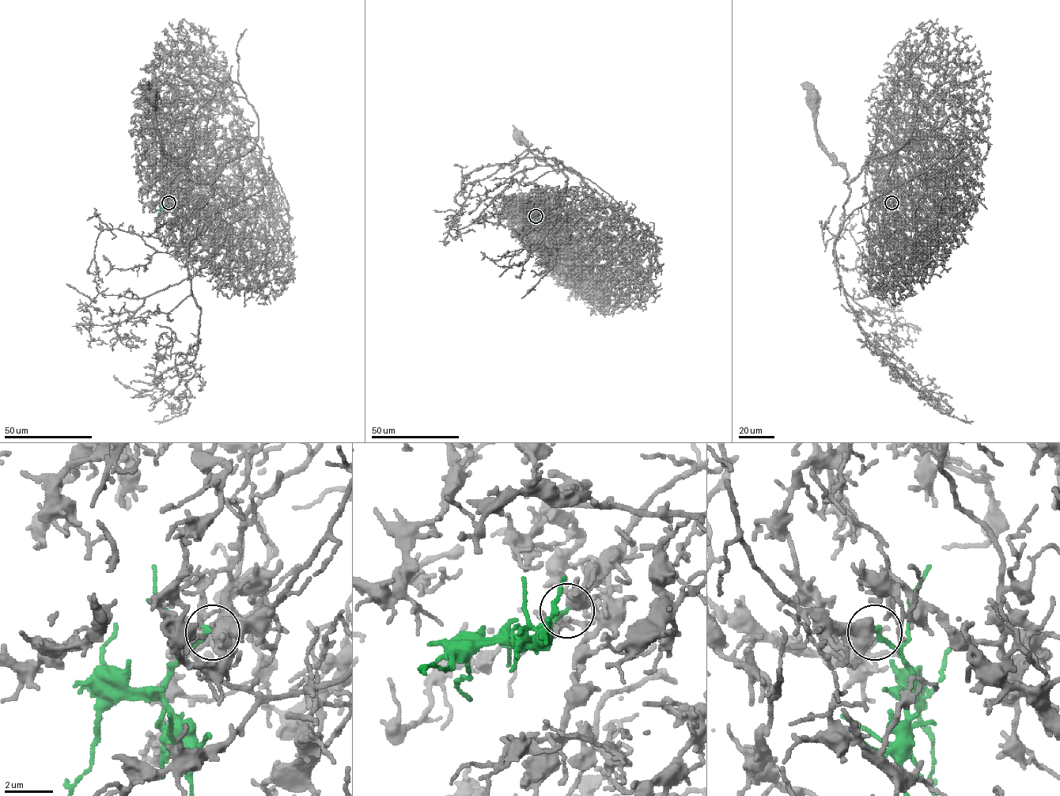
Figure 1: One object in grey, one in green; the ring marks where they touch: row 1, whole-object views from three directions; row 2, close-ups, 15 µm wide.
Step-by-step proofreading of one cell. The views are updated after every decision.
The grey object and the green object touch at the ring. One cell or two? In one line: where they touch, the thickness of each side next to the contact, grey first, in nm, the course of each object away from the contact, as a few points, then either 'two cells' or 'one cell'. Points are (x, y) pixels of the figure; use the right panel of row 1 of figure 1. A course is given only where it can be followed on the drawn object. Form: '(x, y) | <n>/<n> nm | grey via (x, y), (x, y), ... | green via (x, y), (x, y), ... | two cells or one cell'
(891, 202) | 420/240 nm | grey via (891, 202), (882, 181), (916, 138), (845, 183), (847, 172), (817, 133), (812, 96) | green via (892, 202), (895, 217) | one cell

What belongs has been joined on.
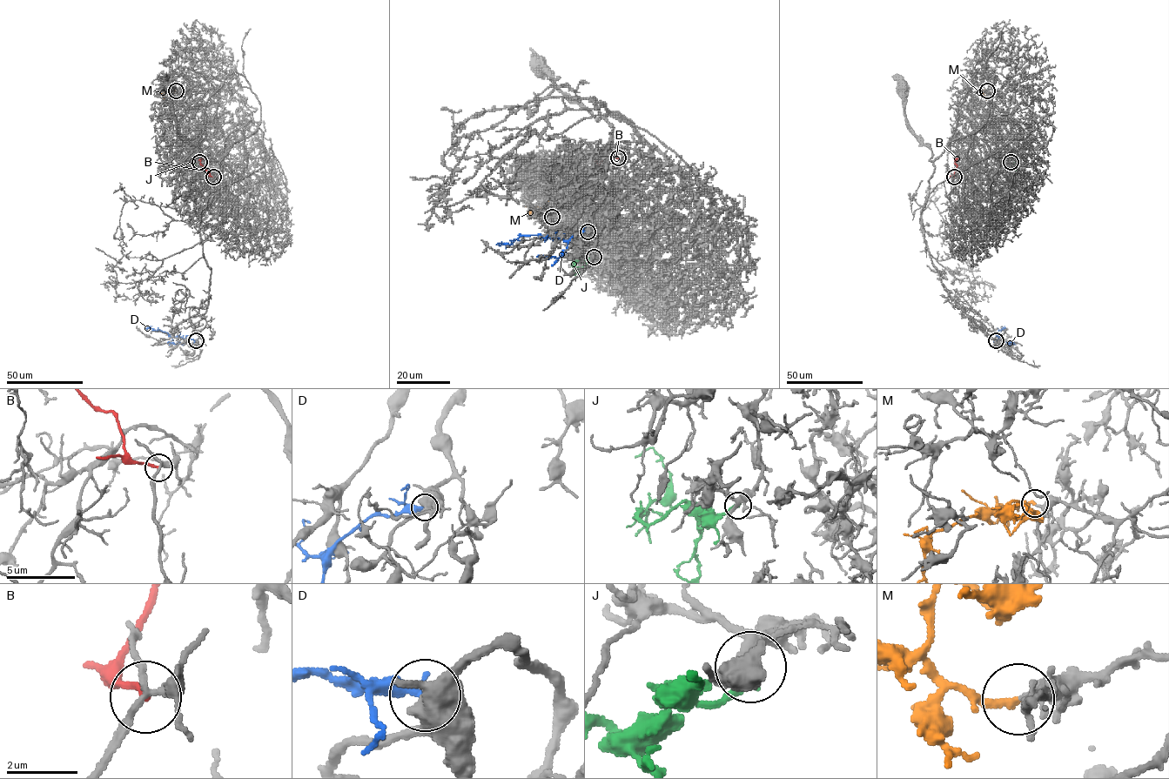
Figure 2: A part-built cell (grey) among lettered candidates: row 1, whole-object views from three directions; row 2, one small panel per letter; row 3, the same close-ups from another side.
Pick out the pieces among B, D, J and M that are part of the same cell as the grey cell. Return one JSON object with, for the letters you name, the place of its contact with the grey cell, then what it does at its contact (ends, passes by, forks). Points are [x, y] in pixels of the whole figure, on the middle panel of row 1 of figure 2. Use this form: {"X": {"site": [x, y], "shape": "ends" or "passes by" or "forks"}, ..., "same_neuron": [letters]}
{"M": {"site": [552, 217], "shape": "ends"}, "same_neuron": ["M"]}

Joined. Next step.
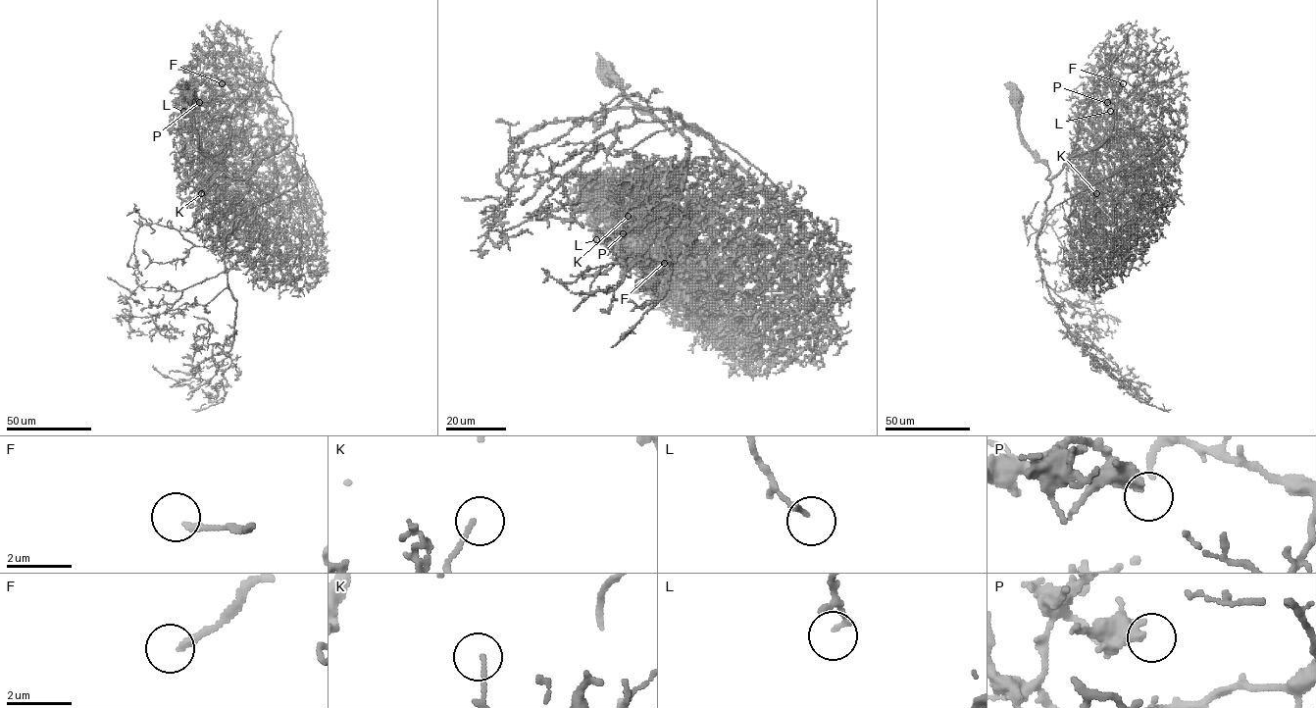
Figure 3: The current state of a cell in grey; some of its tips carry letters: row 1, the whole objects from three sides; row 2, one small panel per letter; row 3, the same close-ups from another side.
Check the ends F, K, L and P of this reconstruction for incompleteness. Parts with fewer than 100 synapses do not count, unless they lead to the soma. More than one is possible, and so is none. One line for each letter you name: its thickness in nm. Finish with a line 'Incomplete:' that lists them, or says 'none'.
F: 200 nm
Incomplete: F

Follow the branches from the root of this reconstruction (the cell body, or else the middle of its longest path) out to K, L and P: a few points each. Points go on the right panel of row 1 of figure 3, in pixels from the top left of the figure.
K: (1016, 96), (1023, 141), (1047, 167), (1046, 179), (1116, 136), (1083, 178), (1083, 191), (1096, 193)
L: (1016, 96), (1023, 141), (1046, 179), (1110, 132), (1116, 94), (1100, 77), (1090, 97), (1111, 100), (1110, 111)
P: (1016, 96), (1023, 141), (1047, 167), (1046, 179), (1110, 132), (1116, 94), (1100, 77), (1090, 97), (1107, 102)

